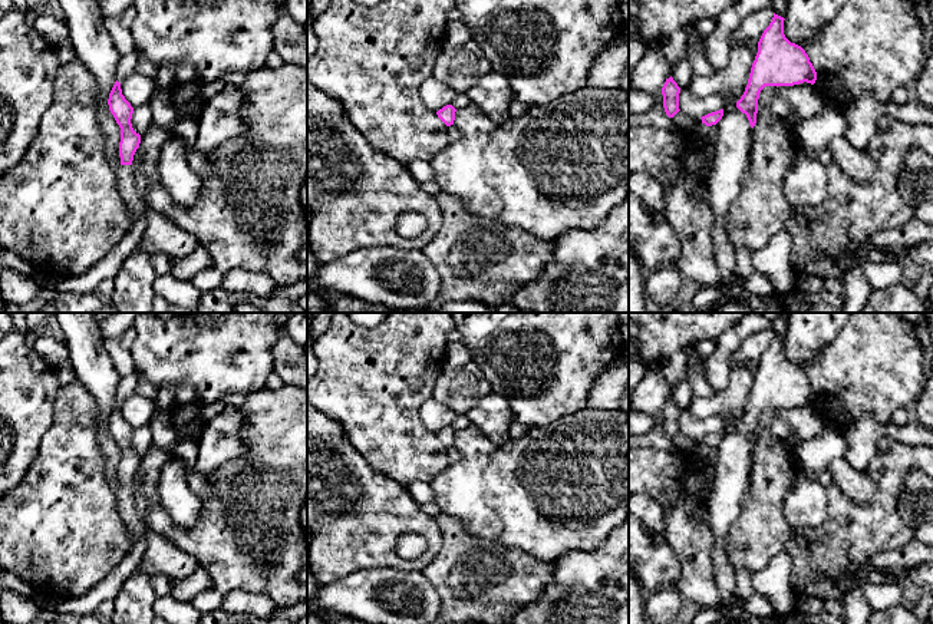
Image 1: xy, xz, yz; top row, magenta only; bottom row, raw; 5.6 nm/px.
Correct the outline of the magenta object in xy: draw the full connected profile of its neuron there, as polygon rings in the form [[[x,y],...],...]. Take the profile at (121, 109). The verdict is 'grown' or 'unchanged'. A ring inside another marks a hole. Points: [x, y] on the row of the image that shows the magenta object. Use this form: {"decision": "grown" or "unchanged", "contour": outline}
{"decision": "grown", "contour": [[[116,80],[108,99],[109,110],[121,128],[119,156],[121,168],[116,172],[118,188],[136,215],[138,221],[131,231],[113,247],[113,250],[90,271],[79,277],[55,277],[36,273],[33,277],[37,285],[50,284],[56,294],[62,293],[95,293],[99,284],[106,278],[115,278],[123,260],[135,251],[146,232],[146,205],[135,186],[132,161],[141,143],[141,135],[132,128],[131,119],[133,108],[122,95],[121,83]]]}

